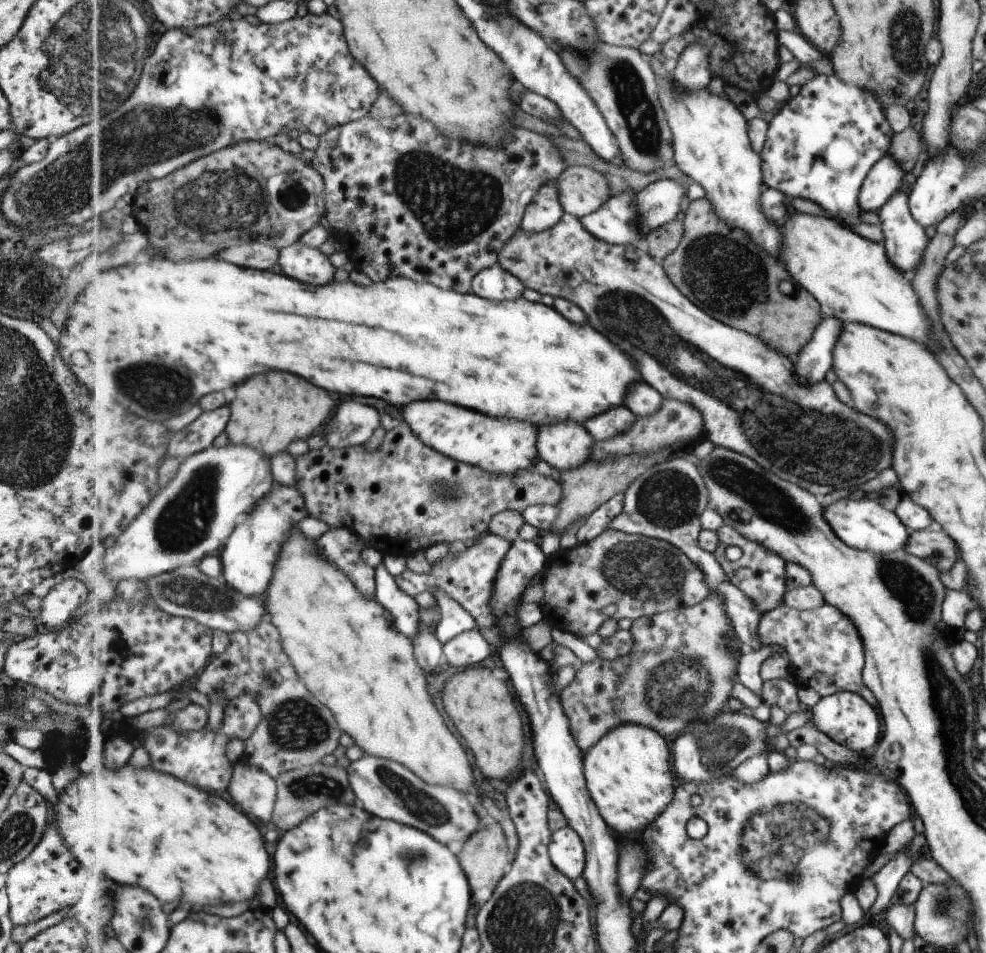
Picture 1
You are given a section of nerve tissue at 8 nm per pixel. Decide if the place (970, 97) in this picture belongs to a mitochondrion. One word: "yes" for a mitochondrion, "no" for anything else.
no

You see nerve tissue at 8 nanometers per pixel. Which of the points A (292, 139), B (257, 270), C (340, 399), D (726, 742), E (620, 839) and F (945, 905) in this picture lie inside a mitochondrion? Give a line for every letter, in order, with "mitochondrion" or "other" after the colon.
A: other
B: other
C: other
D: mitochondrion
E: other
F: mitochondrion

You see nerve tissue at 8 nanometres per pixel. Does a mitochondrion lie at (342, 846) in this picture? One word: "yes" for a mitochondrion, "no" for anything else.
no

